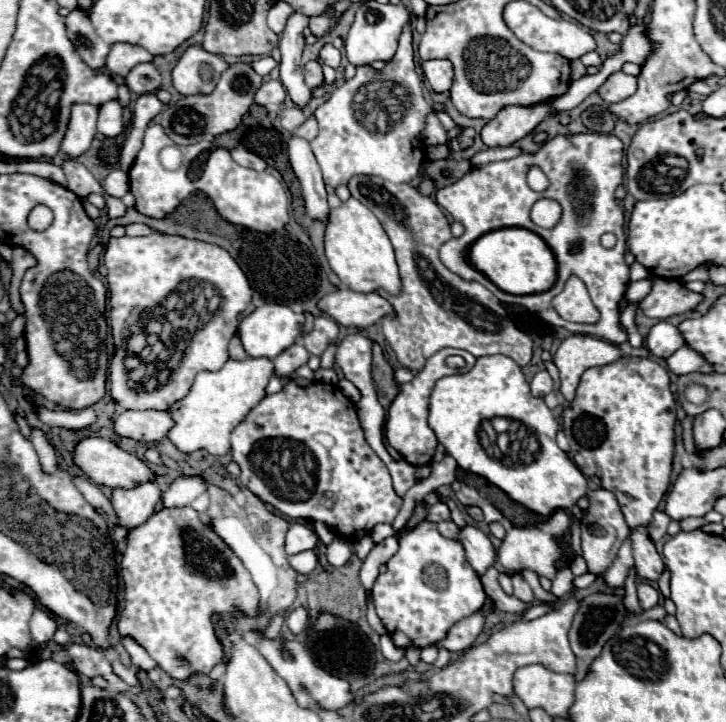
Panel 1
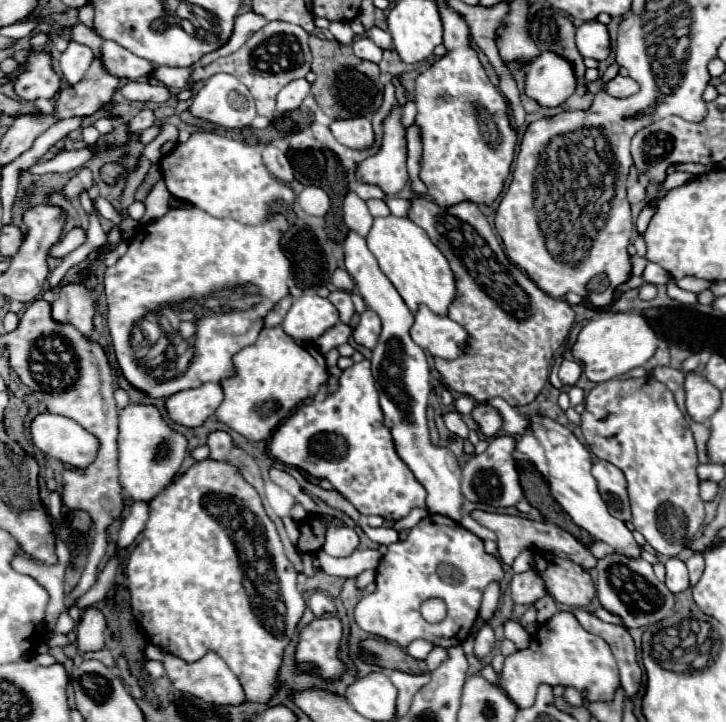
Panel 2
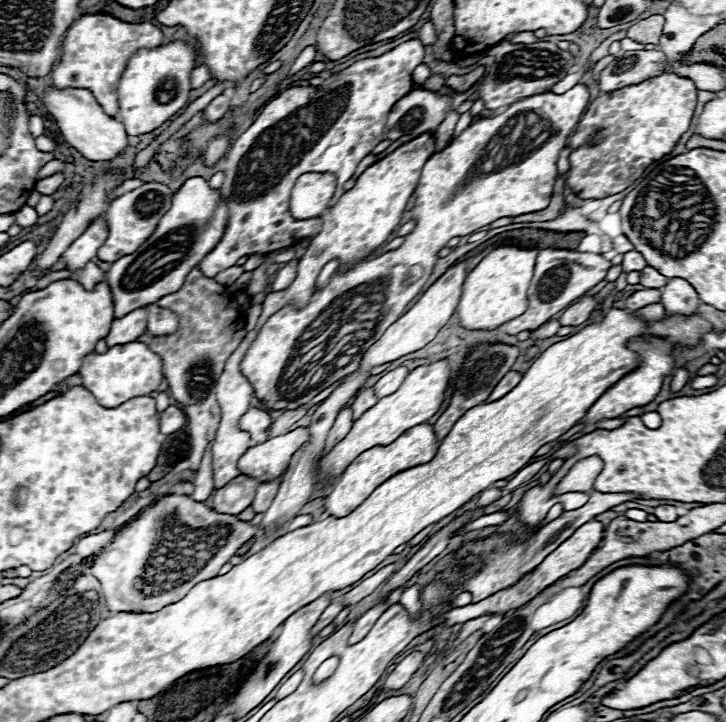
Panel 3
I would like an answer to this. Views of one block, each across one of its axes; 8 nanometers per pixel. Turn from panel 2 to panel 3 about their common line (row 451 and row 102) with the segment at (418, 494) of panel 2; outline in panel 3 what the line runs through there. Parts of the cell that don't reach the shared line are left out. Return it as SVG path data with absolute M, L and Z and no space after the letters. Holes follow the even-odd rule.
M408 40L398 44L386 54L362 58L354 62L352 66L344 68L338 74L332 74L324 84L320 86L292 86L284 92L280 92L274 100L270 100L262 110L260 116L252 122L252 126L240 134L234 144L230 146L226 154L226 178L220 188L222 196L226 198L226 204L230 208L230 220L226 226L226 232L222 240L216 244L216 248L198 264L198 268L206 276L216 276L220 270L230 268L236 264L238 258L250 256L250 254L268 254L280 248L288 248L296 244L304 236L316 236L322 228L322 218L306 218L296 220L290 214L290 190L296 184L298 176L304 172L332 172L338 178L338 188L334 196L330 198L330 204L334 204L344 188L342 184L352 178L358 162L372 152L372 148L384 140L384 124L388 118L388 112L392 106L406 96L412 88L412 72L414 68L424 60L424 44L420 40Z

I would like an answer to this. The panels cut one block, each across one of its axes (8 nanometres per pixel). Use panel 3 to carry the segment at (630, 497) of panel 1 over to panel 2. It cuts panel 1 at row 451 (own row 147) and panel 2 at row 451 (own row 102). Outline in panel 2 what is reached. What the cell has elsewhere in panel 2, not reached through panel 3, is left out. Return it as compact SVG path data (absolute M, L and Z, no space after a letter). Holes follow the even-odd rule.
M612 378L596 384L584 398L584 412L580 414L580 430L590 452L598 460L612 462L622 470L628 482L628 498L632 508L632 524L644 536L644 540L662 556L676 556L696 536L704 522L704 502L698 494L700 480L696 476L698 458L694 436L678 410L672 392L656 378Z

